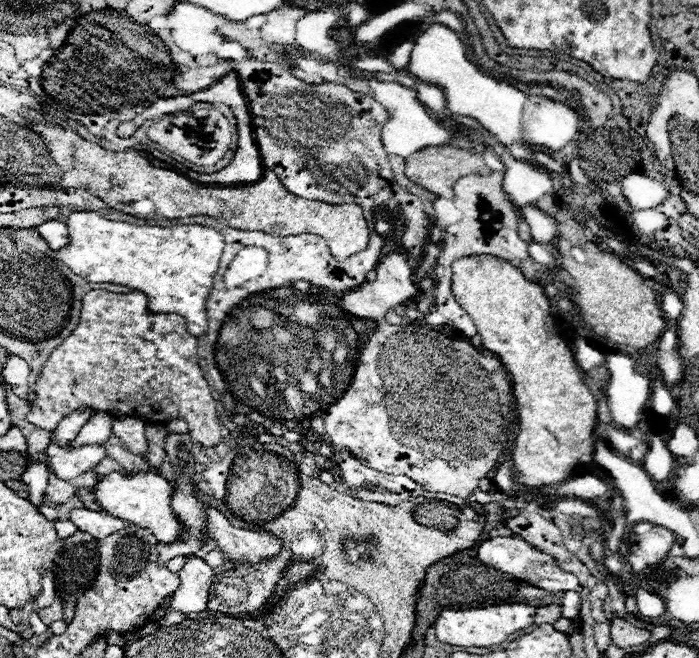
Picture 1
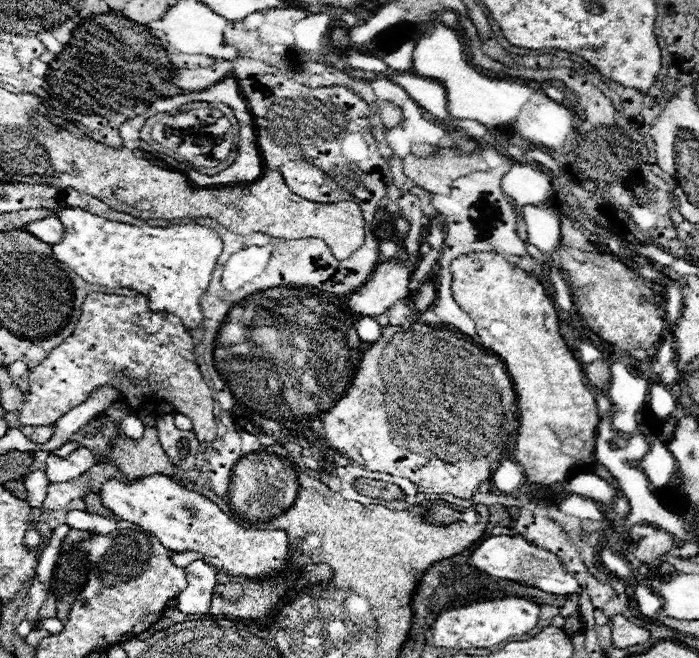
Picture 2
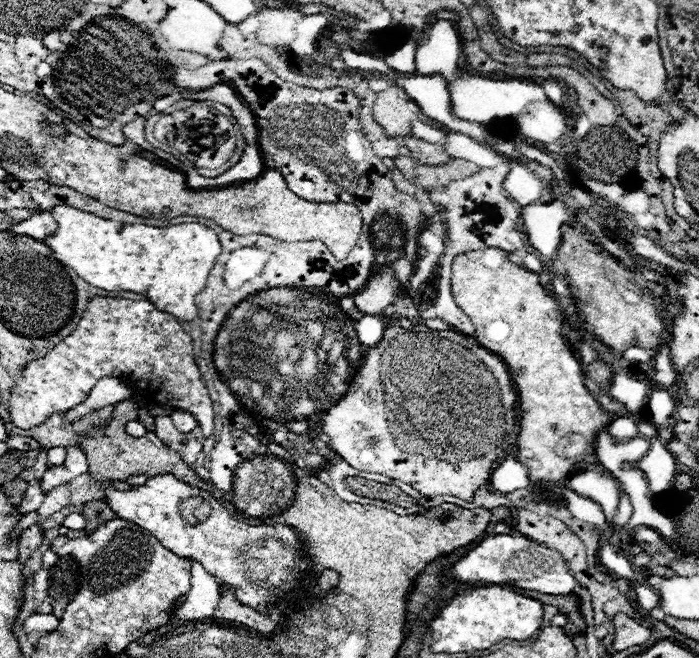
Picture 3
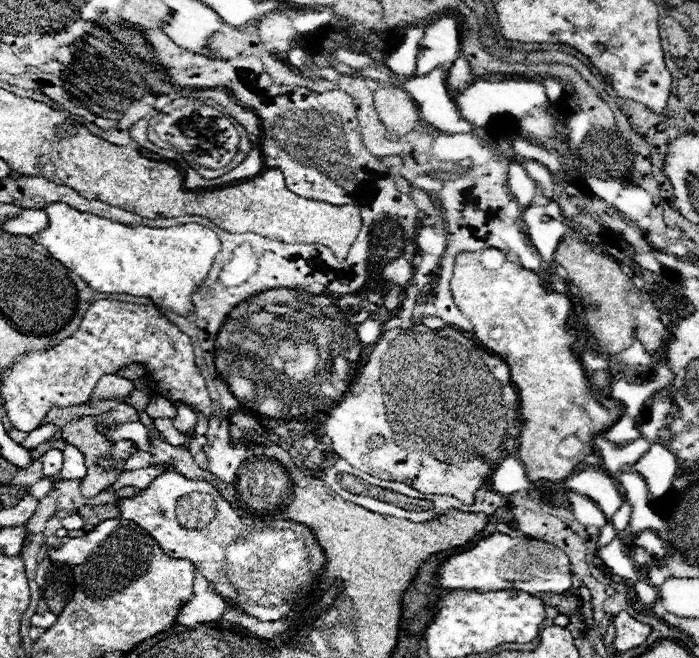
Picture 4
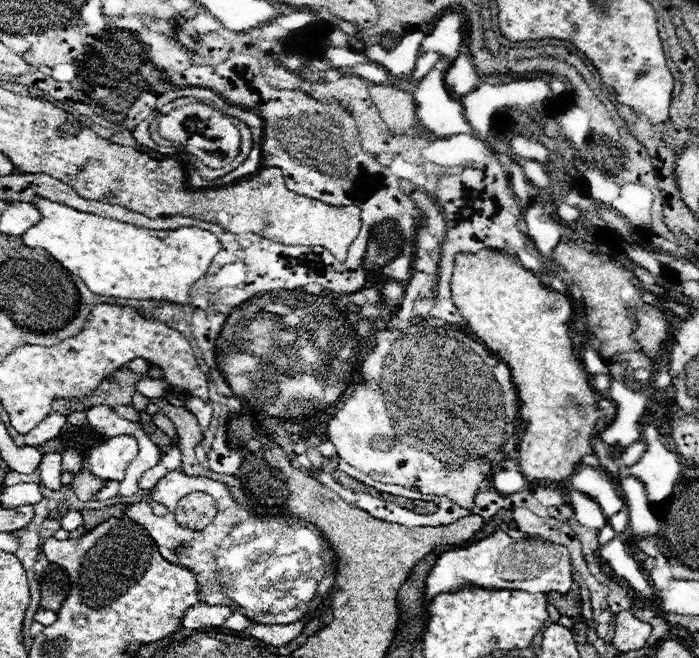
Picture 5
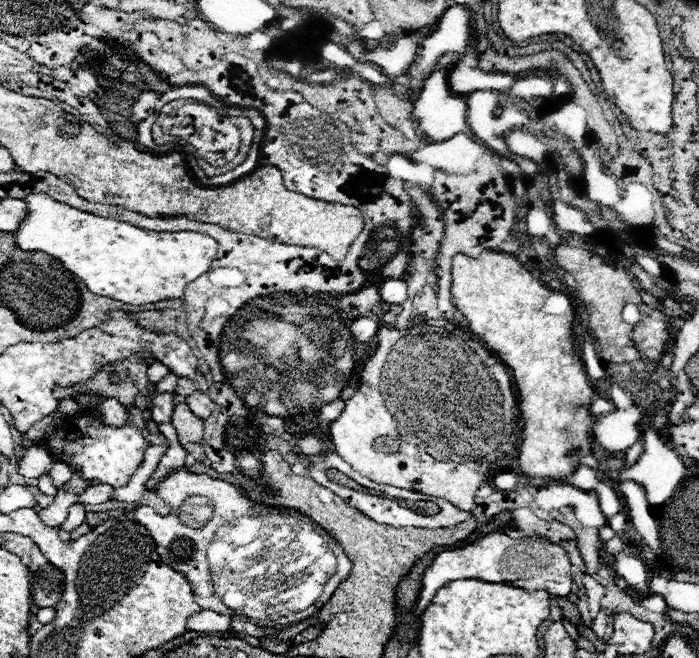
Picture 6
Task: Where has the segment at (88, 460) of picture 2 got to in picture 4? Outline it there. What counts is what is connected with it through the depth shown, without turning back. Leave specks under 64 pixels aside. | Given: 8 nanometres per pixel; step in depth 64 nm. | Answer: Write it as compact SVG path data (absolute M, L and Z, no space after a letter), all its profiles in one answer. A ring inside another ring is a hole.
M67 444L63 450L64 466L60 470L60 478L62 480L76 480L76 478L84 478L86 476L86 464L84 464L84 456L76 447ZM42 478L40 482L36 482L32 488L28 488L26 486L26 494L32 494L34 498L38 498L38 500L42 500L50 490L52 490L52 480L48 480L48 478Z

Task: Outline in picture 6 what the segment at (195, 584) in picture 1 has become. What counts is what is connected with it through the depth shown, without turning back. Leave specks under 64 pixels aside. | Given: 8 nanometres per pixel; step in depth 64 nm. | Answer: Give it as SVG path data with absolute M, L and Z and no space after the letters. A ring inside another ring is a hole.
M202 610L200 614L190 616L188 626L196 632L228 632L230 630L230 616L222 616L218 612Z

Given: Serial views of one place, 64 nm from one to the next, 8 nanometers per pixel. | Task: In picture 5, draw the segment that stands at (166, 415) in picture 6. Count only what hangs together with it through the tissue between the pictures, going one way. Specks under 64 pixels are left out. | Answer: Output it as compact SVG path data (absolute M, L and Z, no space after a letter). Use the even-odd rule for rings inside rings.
M158 412L158 414L154 414L152 416L152 420L154 420L154 424L160 428L160 430L164 430L170 438L176 438L178 440L178 436L176 436L176 430L174 430L174 424L170 422L170 418L164 414L164 412Z

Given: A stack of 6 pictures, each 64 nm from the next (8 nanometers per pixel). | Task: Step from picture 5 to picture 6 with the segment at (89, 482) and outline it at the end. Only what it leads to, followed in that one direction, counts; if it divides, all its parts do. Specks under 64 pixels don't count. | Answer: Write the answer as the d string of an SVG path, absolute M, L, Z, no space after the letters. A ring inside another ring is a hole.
M74 474L72 480L70 480L64 488L66 488L68 492L72 492L72 494L80 494L80 492L84 492L88 486L90 486L90 484L88 484L86 480L82 480L78 474Z

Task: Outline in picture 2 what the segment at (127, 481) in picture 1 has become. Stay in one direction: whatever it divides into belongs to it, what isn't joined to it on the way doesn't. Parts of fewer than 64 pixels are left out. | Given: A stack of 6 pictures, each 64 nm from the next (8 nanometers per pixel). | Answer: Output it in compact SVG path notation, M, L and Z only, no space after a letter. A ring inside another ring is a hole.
M154 474L128 484L112 478L102 486L100 498L102 504L120 520L138 524L158 536L164 548L172 552L200 552L206 564L212 564L212 568L224 570L230 576L260 578L266 568L274 568L274 576L290 570L290 548L282 548L284 554L274 560L274 530L246 530L244 526L230 520L212 500L184 488L170 476ZM186 506L192 506L192 510L198 510L198 514L190 514Z

